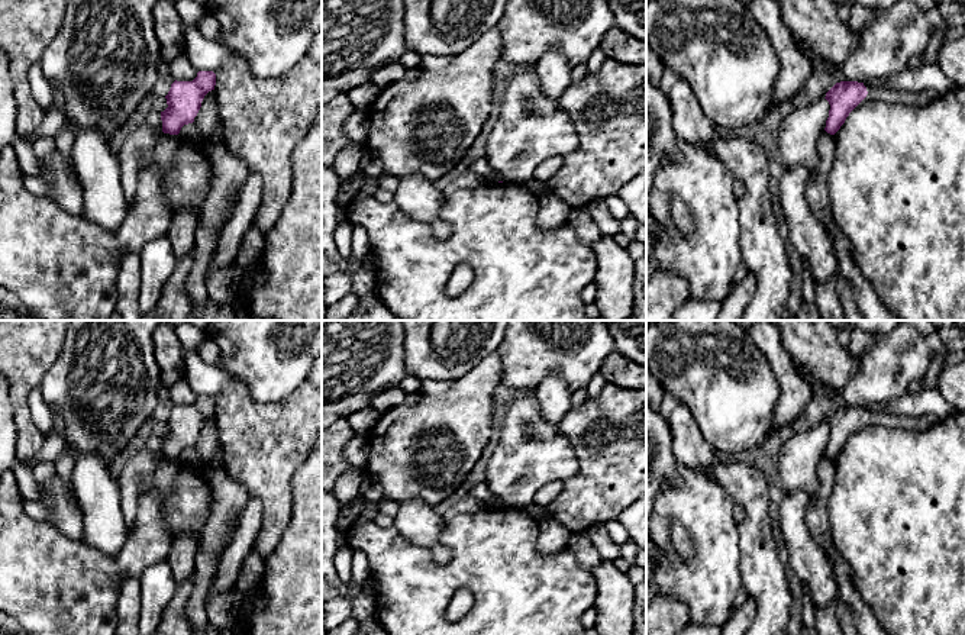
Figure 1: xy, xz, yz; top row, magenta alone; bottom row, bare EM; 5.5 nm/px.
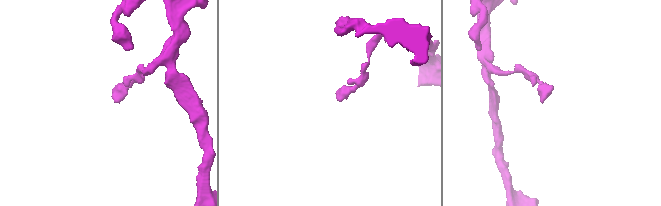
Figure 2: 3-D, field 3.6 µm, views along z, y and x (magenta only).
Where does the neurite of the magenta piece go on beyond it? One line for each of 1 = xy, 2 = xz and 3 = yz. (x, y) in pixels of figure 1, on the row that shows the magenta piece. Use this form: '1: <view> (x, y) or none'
1: none
2: none
3: none

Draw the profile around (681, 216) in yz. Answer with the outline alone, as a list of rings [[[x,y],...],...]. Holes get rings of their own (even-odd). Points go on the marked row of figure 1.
[[[677,196],[669,203],[669,219],[681,233],[690,233],[695,229],[695,216],[691,209]]]

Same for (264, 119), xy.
[[[183,23],[183,33],[188,61],[216,74],[226,149],[262,178],[262,202],[251,228],[265,235],[291,194],[291,154],[322,113],[322,65],[306,55],[285,74],[261,78],[197,28]]]

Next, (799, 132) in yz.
[[[826,99],[810,106],[794,106],[782,119],[777,130],[775,154],[790,171],[795,167],[806,167],[809,178],[814,175],[819,164],[817,141],[824,132],[830,104]]]

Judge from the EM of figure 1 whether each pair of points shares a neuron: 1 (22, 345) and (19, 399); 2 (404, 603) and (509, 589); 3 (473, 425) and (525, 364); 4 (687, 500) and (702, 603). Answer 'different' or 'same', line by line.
1: same
2: same
3: different
4: same

